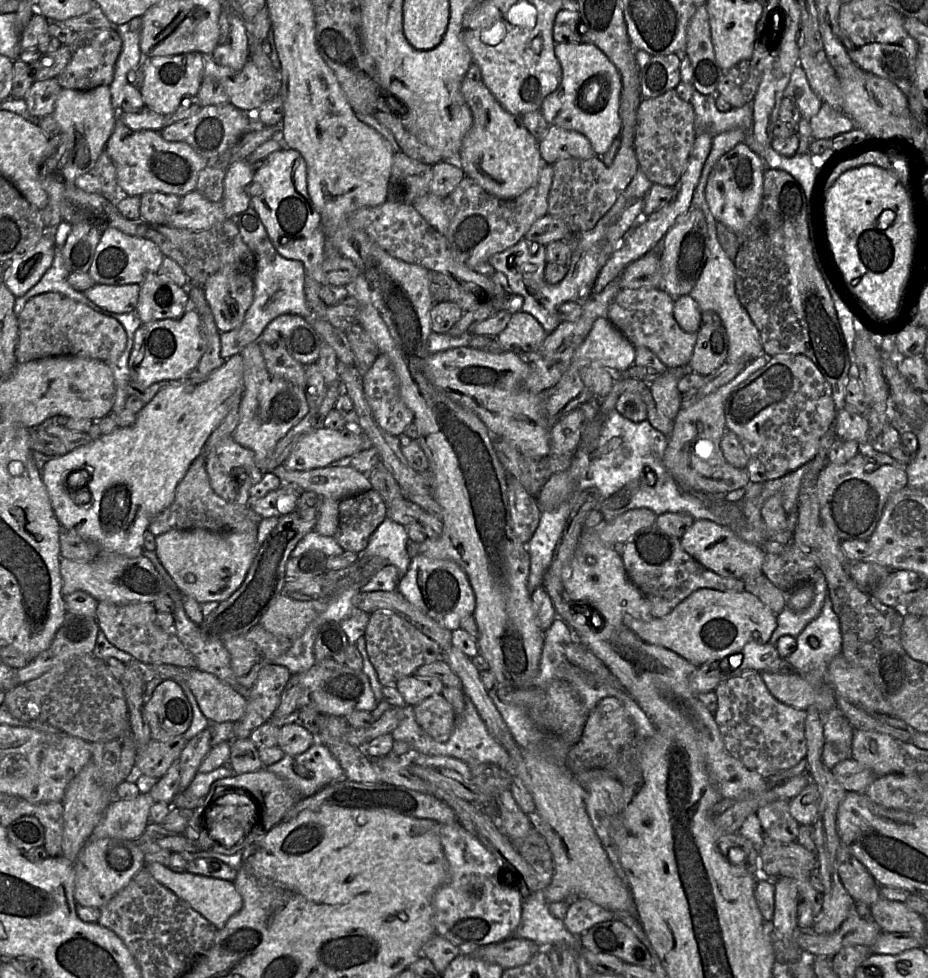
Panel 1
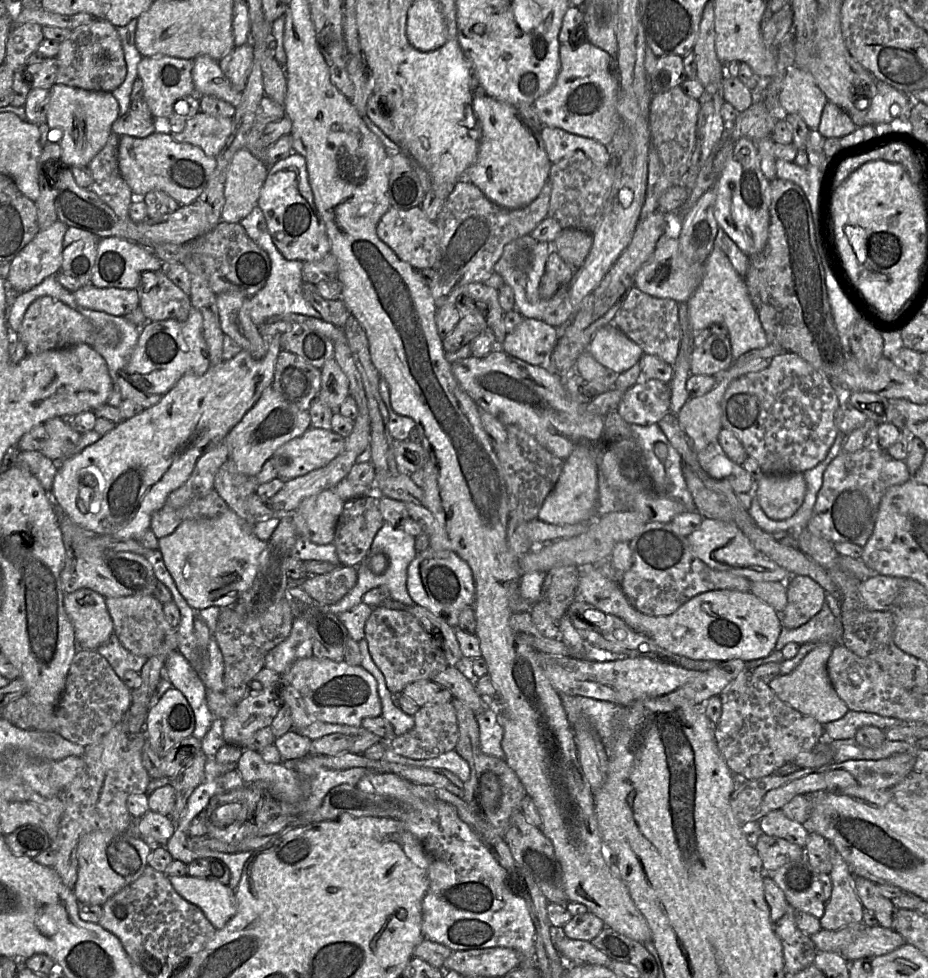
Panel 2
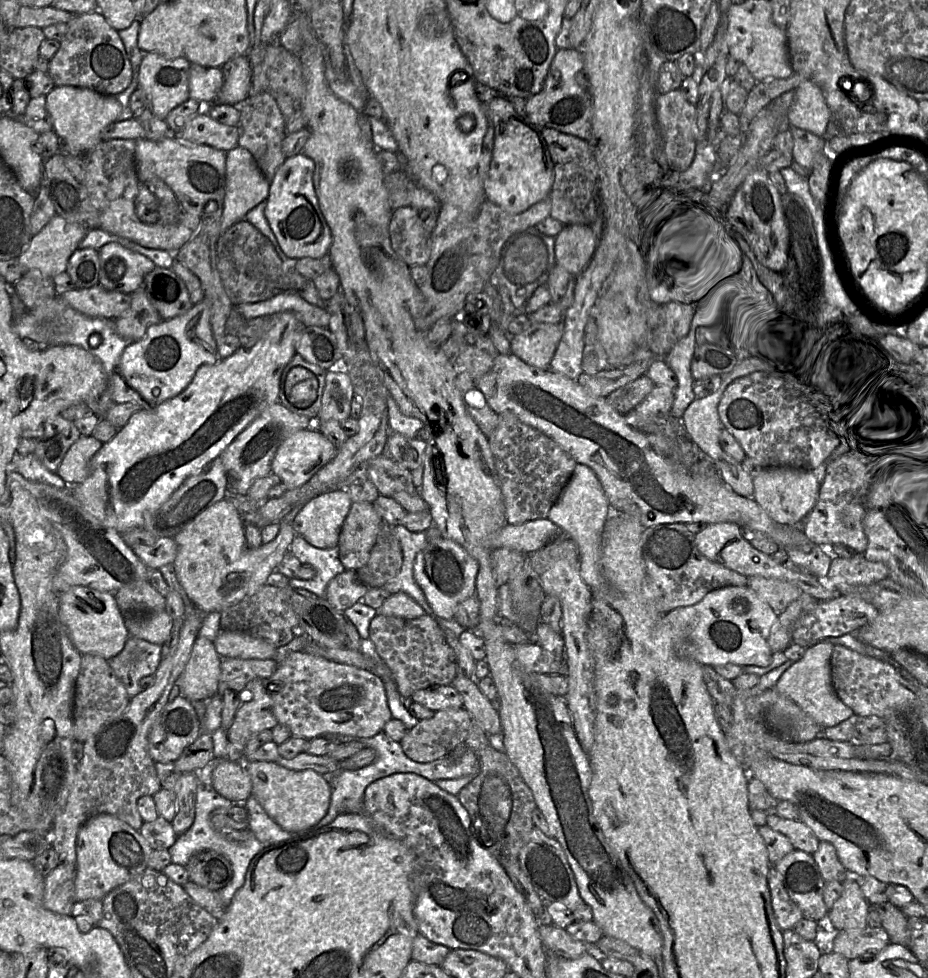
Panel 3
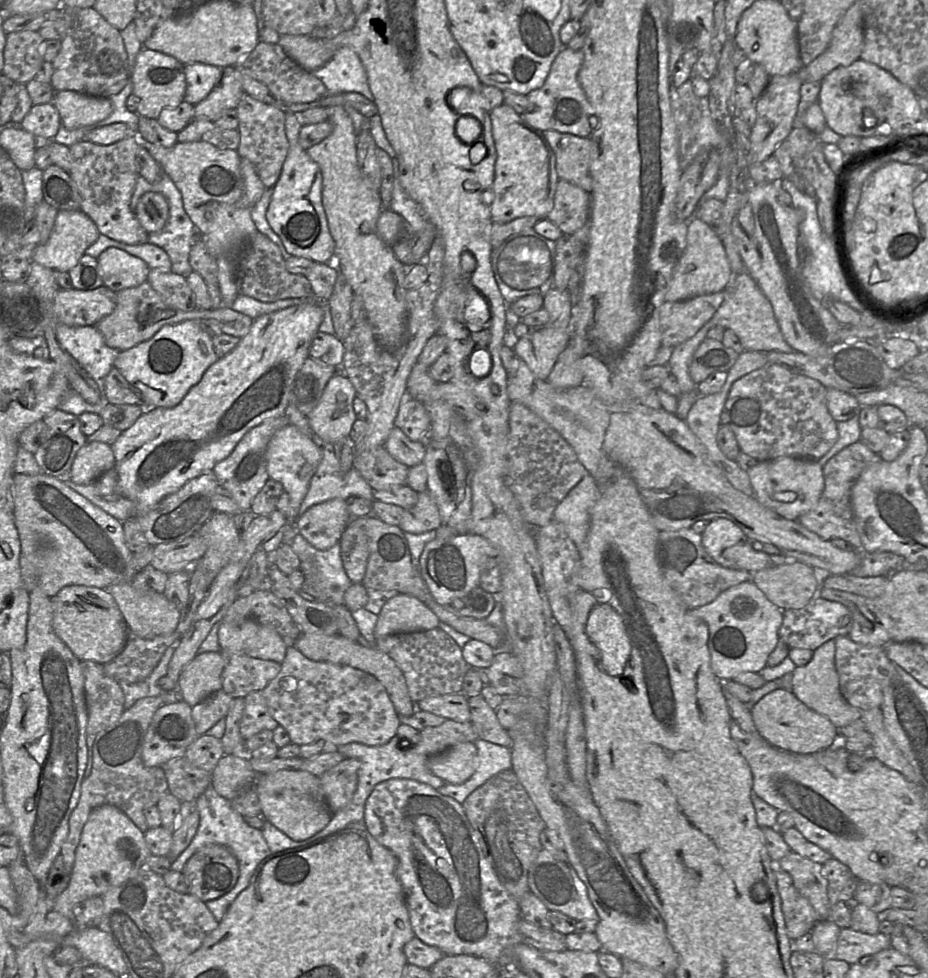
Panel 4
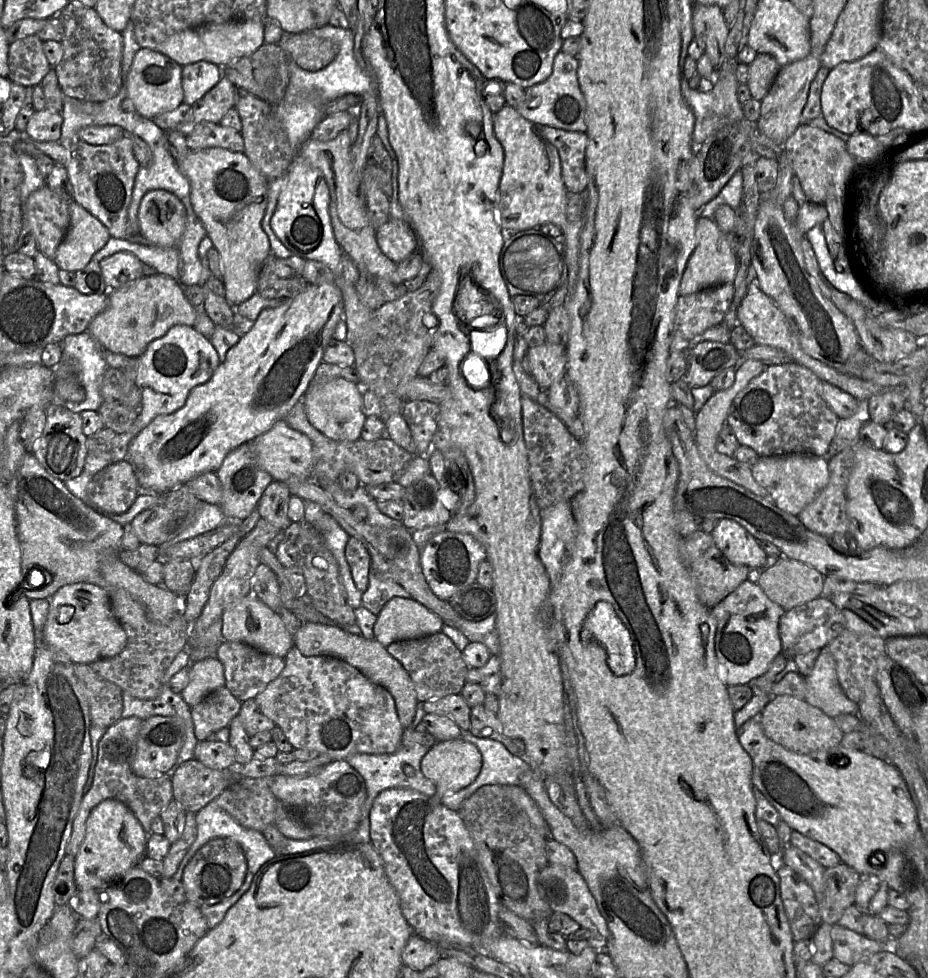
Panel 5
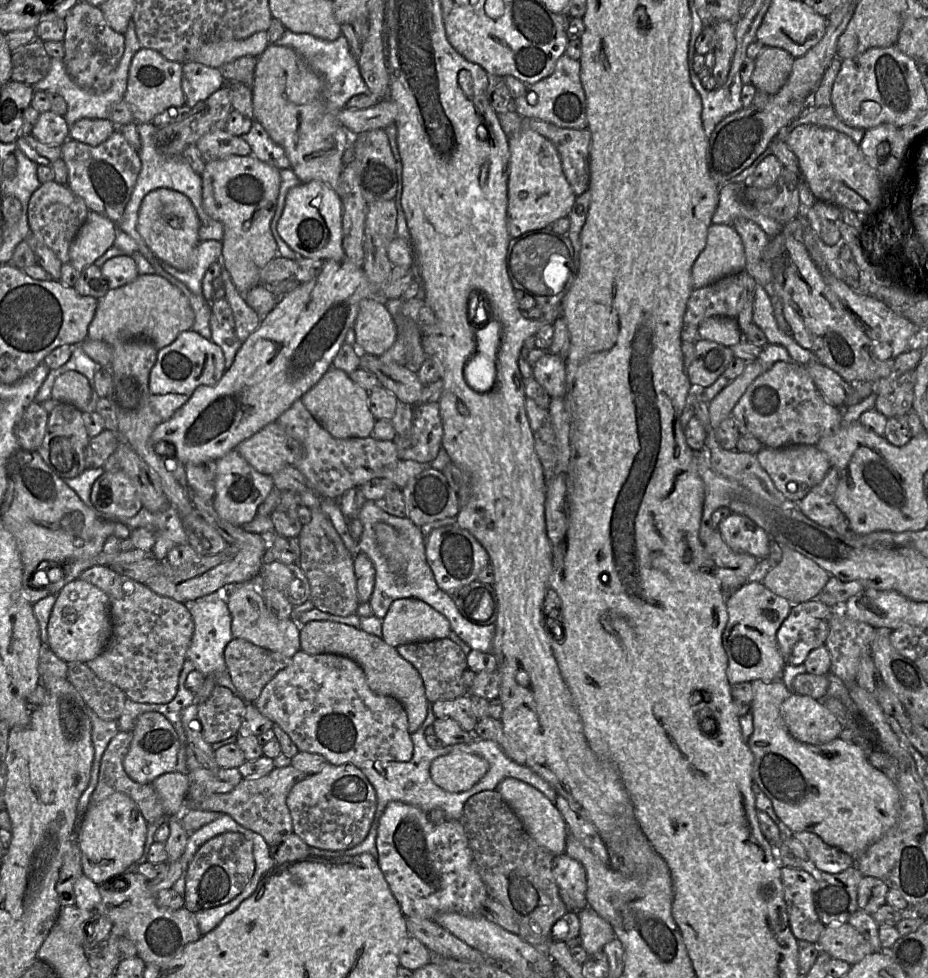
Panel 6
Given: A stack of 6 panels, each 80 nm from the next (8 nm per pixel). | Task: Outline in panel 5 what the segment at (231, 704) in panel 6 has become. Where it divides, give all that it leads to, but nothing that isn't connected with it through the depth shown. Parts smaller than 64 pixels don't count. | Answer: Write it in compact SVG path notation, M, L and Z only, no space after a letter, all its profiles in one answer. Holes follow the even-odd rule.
M225 686L207 695L191 709L197 740L207 740L213 733L228 728L232 719L239 715L241 705L242 702Z

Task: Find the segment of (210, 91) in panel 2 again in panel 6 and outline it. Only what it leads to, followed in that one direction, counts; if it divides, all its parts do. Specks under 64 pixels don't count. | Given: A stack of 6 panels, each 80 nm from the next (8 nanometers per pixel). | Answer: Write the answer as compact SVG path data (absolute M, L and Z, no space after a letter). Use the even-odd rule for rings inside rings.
M197 62L182 64L182 90L185 105L193 108L220 89L225 80L219 69Z

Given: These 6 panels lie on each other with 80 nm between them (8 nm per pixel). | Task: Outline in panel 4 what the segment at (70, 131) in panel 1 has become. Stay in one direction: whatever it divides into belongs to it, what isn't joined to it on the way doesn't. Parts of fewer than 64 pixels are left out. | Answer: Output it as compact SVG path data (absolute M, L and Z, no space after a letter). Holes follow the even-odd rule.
M70 90L55 91L51 103L59 112L61 124L69 130L93 125L113 111L110 98Z

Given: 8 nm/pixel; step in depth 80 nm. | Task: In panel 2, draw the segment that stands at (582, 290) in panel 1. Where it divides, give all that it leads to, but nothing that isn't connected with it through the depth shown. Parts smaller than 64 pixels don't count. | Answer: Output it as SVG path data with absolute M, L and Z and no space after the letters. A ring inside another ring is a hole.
M530 234L517 238L504 247L501 257L494 266L494 271L500 275L514 294L515 311L524 318L541 320L546 308L556 306L567 298L569 285L559 286L556 293L548 299L539 295L539 284L545 273L548 256L552 250L552 243L538 241Z

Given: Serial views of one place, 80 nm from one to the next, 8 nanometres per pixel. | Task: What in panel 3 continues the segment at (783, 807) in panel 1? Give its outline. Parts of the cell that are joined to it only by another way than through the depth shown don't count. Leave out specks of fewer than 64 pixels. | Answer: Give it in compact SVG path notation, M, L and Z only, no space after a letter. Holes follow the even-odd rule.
M769 811L766 825L786 836L795 850L802 850L812 855L818 848L819 840L802 821L780 817L775 811Z

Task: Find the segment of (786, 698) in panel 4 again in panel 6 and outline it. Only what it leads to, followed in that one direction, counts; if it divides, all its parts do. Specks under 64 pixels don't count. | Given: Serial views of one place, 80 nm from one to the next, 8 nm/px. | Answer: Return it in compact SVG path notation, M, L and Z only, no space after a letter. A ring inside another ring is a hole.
M793 693L781 706L789 733L798 741L821 745L839 737L842 724L823 704L810 696Z

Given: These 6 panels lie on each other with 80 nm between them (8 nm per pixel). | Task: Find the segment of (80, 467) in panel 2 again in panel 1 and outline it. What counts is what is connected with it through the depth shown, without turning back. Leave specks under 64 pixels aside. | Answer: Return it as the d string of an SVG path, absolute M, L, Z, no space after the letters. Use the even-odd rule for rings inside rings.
M237 354L227 359L222 367L202 382L167 381L171 384L165 389L160 390L149 403L144 405L142 410L137 414L136 421L132 426L126 428L118 427L112 433L102 435L88 445L79 447L64 455L52 457L41 469L41 477L60 525L76 532L84 538L96 542L102 551L108 551L130 558L143 555L144 533L148 530L151 521L172 503L177 486L186 475L193 461L203 452L205 444L213 431L219 427L229 412L240 404L244 393L243 371L243 359L240 354ZM78 485L79 487L87 488L87 491L90 493L90 501L83 500L83 497L77 495L77 491L73 491L74 487Z

